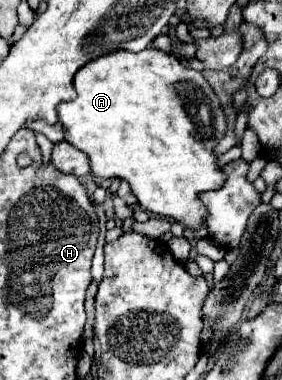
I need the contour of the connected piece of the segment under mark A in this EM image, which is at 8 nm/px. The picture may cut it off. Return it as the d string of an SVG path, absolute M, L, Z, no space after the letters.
M145 48L141 52L115 50L79 68L73 84L77 98L59 104L57 116L63 124L65 140L89 156L91 174L127 180L137 202L147 212L177 218L183 226L197 228L207 216L197 194L221 188L225 180L213 154L213 146L225 134L225 116L203 74L155 48Z

